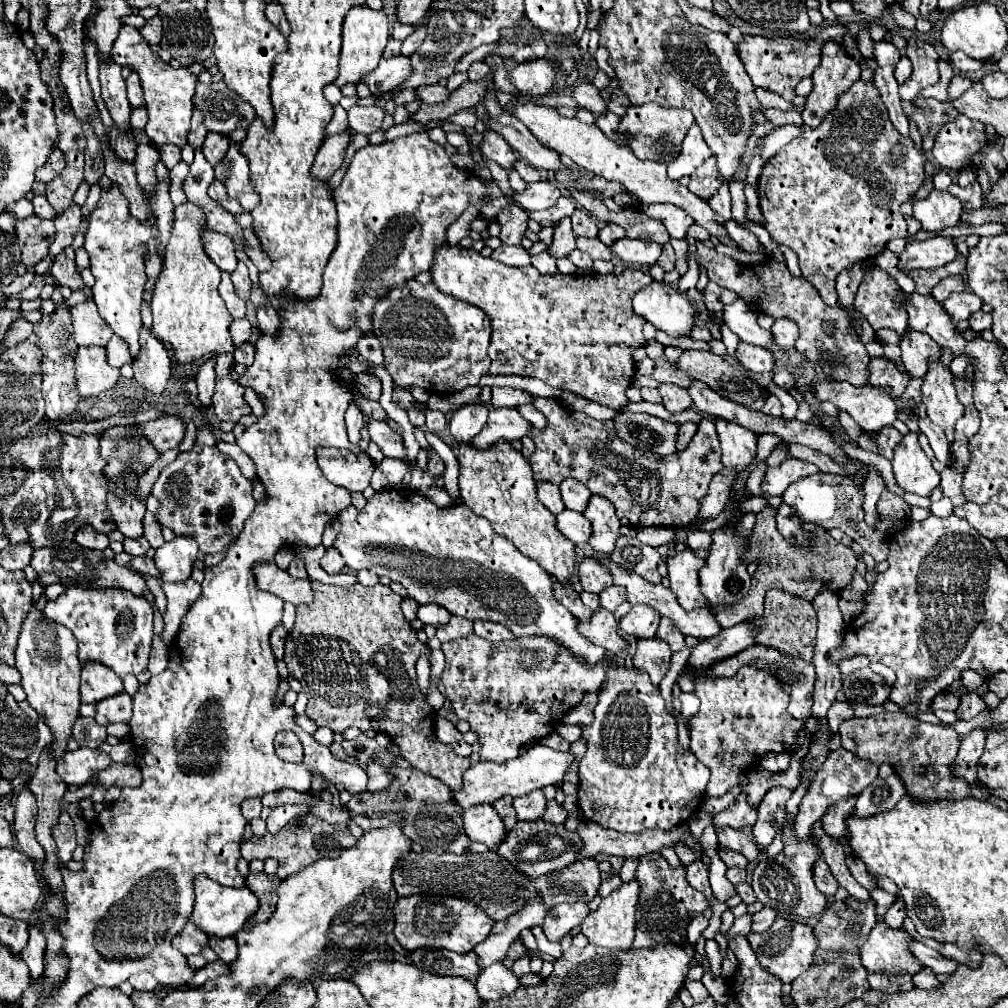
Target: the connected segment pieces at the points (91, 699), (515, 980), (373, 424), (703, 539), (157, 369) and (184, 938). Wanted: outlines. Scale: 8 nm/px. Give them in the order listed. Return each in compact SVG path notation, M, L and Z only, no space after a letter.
M82 664L80 700L84 704L96 704L118 692L122 692L122 680L116 672L104 668L102 664Z
M492 964L478 976L476 988L482 1000L498 1000L516 992L516 988L520 988L520 978L504 964Z
M368 420L368 436L370 436L372 442L376 442L380 446L380 450L384 452L384 456L408 460L402 436L398 432L394 432L386 422Z
M690 532L688 534L688 546L690 548L710 548L712 544L712 538L708 532Z
M140 328L140 356L132 362L134 378L152 392L162 392L172 374L170 356L160 340L146 328Z
M188 922L174 938L172 938L172 944L184 954L184 956L192 956L192 954L198 954L206 944L208 944L208 936L198 930L192 922Z

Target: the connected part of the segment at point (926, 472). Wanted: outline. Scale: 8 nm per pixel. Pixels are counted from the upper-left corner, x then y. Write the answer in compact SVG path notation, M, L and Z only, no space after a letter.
M908 432L894 448L892 466L896 484L908 492L928 496L932 488L940 484L940 476L932 468L926 452L920 448L916 432Z

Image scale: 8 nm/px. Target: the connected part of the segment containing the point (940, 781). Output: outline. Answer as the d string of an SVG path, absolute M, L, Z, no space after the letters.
M880 714L844 720L838 728L842 748L876 764L888 762L902 778L906 792L918 800L960 800L970 796L970 786L952 772L960 736L950 724L928 724L906 714Z

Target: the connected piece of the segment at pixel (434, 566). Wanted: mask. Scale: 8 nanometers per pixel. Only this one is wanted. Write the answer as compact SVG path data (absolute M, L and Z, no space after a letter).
M406 488L406 490L382 490L382 492L376 492L376 494L366 502L366 506L358 512L358 516L356 516L354 522L342 524L342 528L340 528L340 532L338 532L336 540L334 540L334 548L338 548L338 552L344 556L348 568L352 568L352 570L366 568L366 570L370 570L370 572L374 572L374 574L378 574L378 576L388 576L390 580L400 582L400 584L408 590L408 596L414 598L418 604L432 604L432 602L434 602L434 604L444 606L444 608L446 608L450 614L454 614L454 616L462 616L462 618L468 618L468 620L482 618L482 620L500 622L500 624L504 624L514 636L530 636L530 634L536 634L536 636L552 636L552 638L556 638L564 648L568 648L572 654L586 658L588 664L596 664L600 658L608 658L608 660L610 660L610 652L606 652L604 648L594 646L592 642L588 642L588 640L584 640L584 638L580 636L580 632L576 630L576 618L554 598L552 580L550 580L548 572L544 572L544 568L540 568L534 560L526 558L510 540L498 536L498 534L490 528L488 520L484 520L482 516L476 516L466 504L452 504L452 506L448 506L448 508L438 508L432 500L428 500L428 498L422 496L422 494L412 492L412 490L408 490L408 488Z

